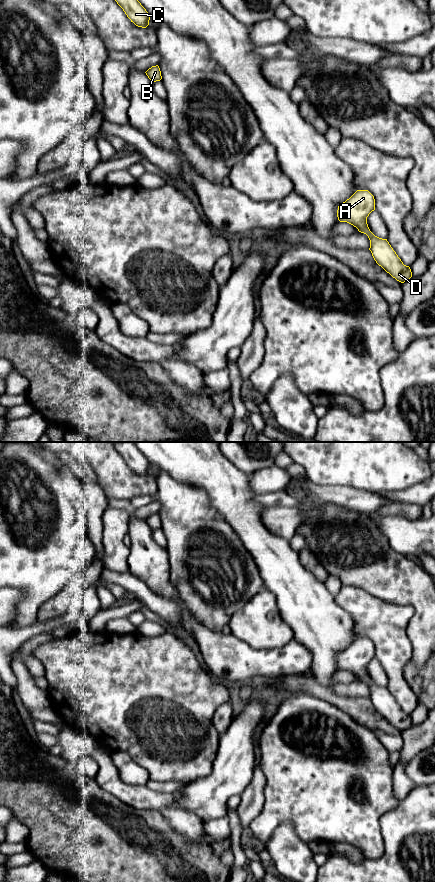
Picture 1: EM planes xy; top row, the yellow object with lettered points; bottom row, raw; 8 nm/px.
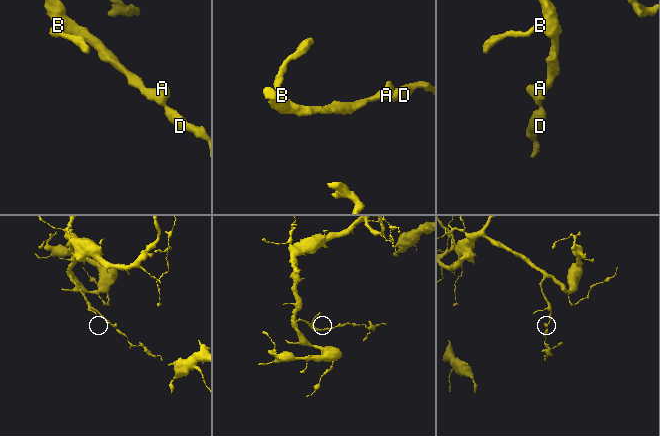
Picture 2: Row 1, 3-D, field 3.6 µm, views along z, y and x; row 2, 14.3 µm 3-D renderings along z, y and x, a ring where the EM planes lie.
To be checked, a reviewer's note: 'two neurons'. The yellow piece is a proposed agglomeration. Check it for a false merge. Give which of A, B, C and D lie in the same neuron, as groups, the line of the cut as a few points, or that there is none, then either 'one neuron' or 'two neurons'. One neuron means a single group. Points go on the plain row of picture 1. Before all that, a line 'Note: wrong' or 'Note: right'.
Note: wrong
groups A B C D; cut none; one neuron

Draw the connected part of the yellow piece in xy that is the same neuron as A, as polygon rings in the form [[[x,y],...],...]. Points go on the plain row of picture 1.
[[[357,638],[338,654],[337,665],[340,670],[347,670],[366,682],[376,711],[397,729],[404,731],[412,725],[410,715],[403,712],[387,687],[375,684],[368,675],[367,665],[374,658],[374,644],[368,638]]]

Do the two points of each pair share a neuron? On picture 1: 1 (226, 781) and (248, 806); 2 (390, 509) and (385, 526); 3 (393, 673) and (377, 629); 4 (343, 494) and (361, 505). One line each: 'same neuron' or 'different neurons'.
1: different neurons
2: different neurons
3: same neuron
4: same neuron

